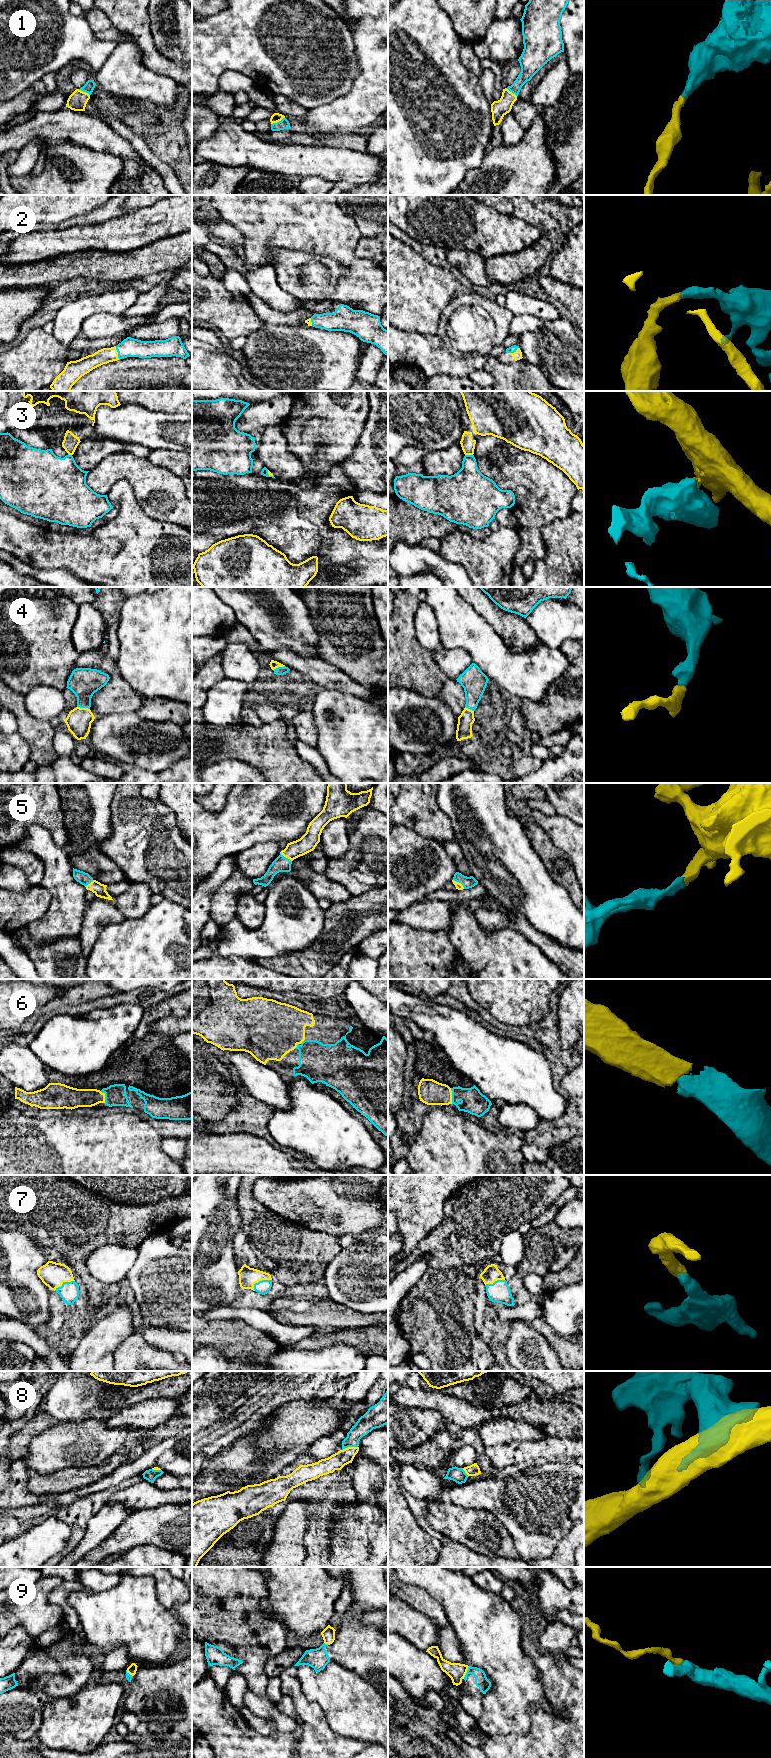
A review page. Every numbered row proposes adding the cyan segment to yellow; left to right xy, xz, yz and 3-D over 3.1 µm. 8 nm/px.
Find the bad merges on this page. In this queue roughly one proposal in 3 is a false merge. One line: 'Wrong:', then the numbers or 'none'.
Wrong: 3, 9

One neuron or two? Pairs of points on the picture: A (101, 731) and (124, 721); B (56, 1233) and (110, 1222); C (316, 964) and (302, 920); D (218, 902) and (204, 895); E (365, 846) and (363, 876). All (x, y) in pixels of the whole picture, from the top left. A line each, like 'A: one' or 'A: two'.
A: one
B: one
C: two
D: two
E: one

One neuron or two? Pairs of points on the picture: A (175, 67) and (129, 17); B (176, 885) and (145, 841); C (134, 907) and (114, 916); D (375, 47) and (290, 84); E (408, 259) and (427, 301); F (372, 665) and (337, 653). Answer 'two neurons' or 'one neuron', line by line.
A: one neuron
B: one neuron
C: two neurons
D: two neurons
E: one neuron
F: one neuron

